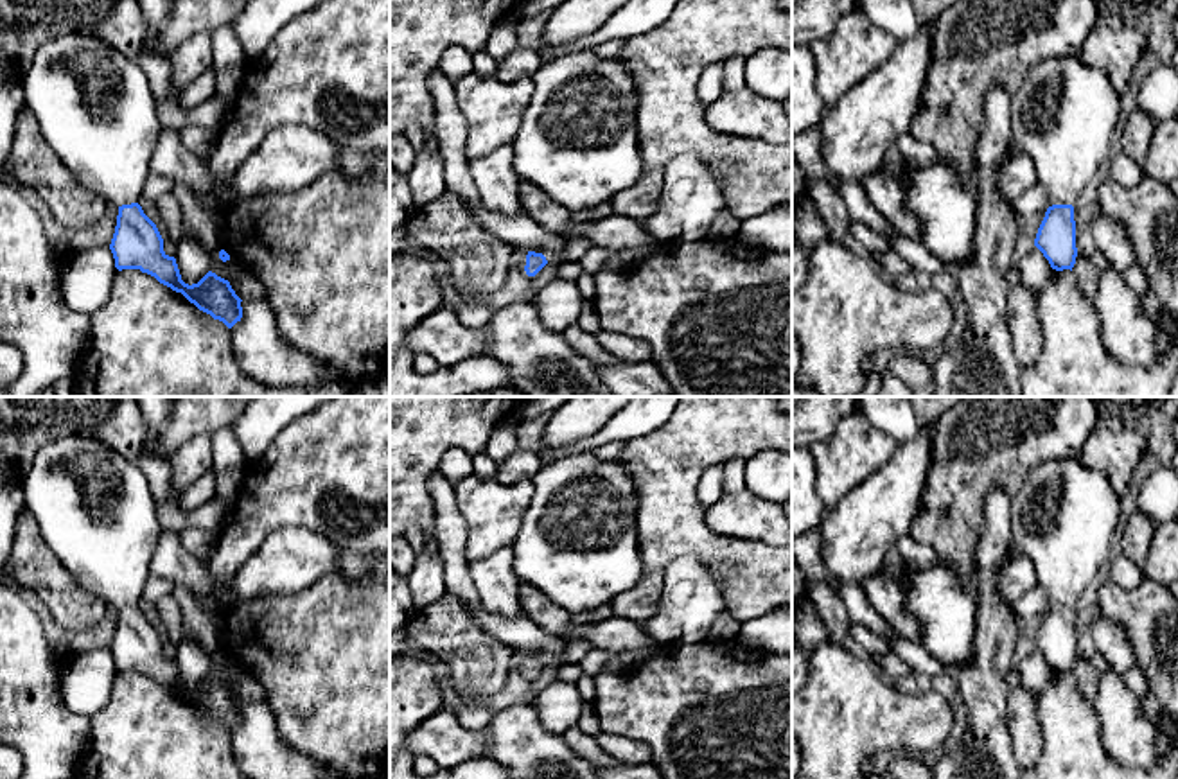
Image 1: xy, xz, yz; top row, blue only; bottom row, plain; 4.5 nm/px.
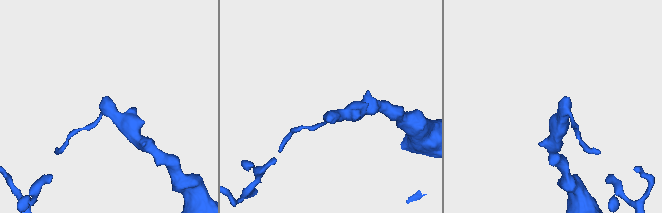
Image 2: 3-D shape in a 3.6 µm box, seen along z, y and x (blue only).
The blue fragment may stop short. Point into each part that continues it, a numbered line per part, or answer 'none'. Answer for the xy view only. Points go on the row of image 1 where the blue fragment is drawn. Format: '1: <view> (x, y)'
1: xy (94, 106)

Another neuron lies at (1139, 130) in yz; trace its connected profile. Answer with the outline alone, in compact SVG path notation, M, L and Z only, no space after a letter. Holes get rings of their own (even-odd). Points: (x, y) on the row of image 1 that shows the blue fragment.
M1137 109L1130 115L1122 133L1122 151L1144 171L1155 122L1149 115Z

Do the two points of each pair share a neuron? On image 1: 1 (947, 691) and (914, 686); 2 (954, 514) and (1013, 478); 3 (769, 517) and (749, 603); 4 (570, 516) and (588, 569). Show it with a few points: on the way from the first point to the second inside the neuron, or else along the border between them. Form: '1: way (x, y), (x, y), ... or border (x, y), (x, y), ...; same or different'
1: way (940, 684), (922, 684); same
2: way (968, 499), (990, 478), (999, 478); same
3: border (722, 532), (773, 546); different
4: way (579, 528), (582, 557); same

